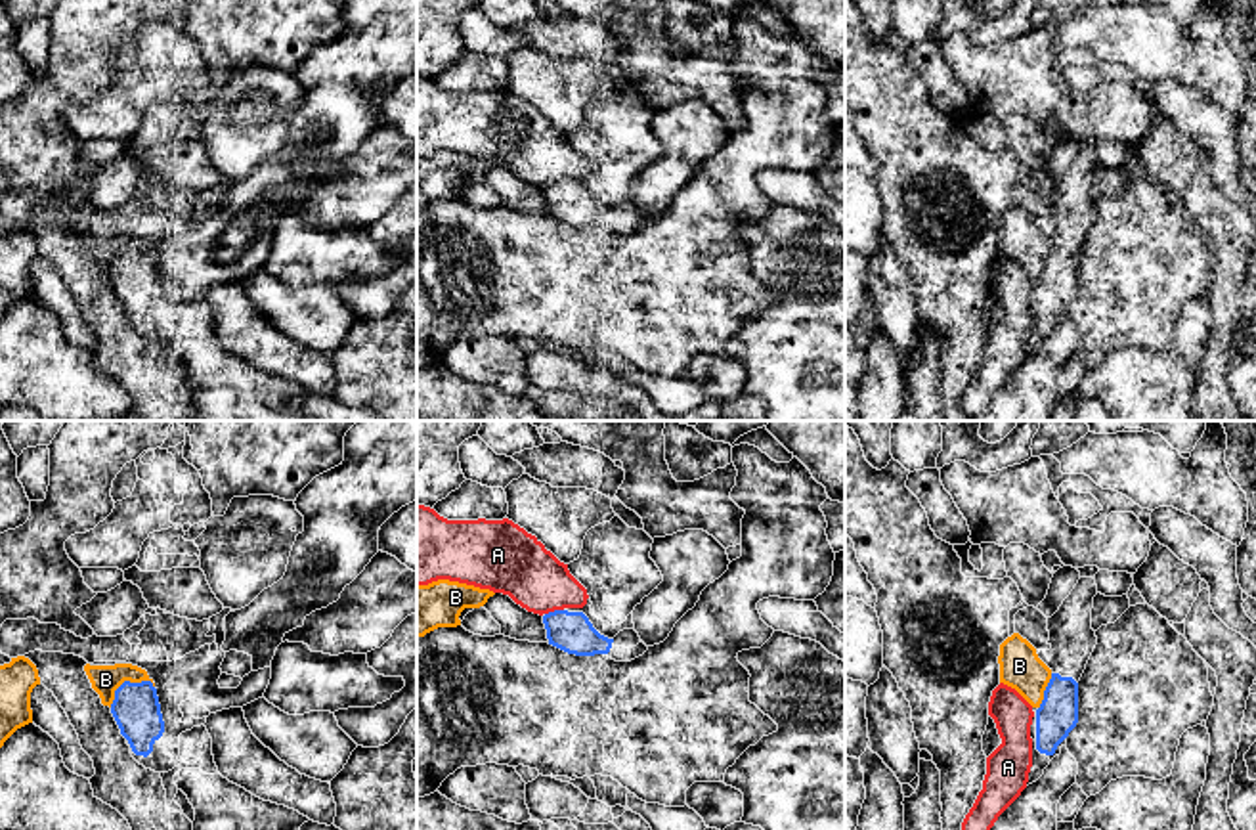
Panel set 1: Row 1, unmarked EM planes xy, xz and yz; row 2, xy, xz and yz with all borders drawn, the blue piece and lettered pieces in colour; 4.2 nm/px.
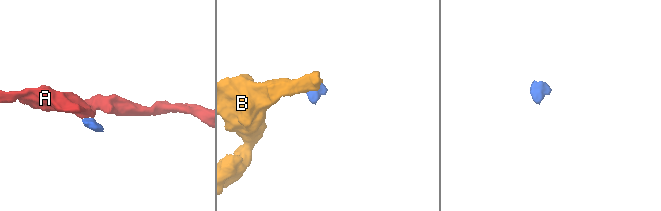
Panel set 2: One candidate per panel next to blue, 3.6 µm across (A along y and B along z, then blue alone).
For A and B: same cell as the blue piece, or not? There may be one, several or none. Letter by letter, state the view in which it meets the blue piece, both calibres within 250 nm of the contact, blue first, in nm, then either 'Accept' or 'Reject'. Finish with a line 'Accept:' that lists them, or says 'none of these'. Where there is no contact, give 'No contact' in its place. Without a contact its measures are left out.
A: Touches blue in xz. Thickness 170 nm (blue) against 260 nm. Reject
B: Touches blue in xy. Thickness 200 nm (blue) against 120 nm. Reject
Accept: none of these

